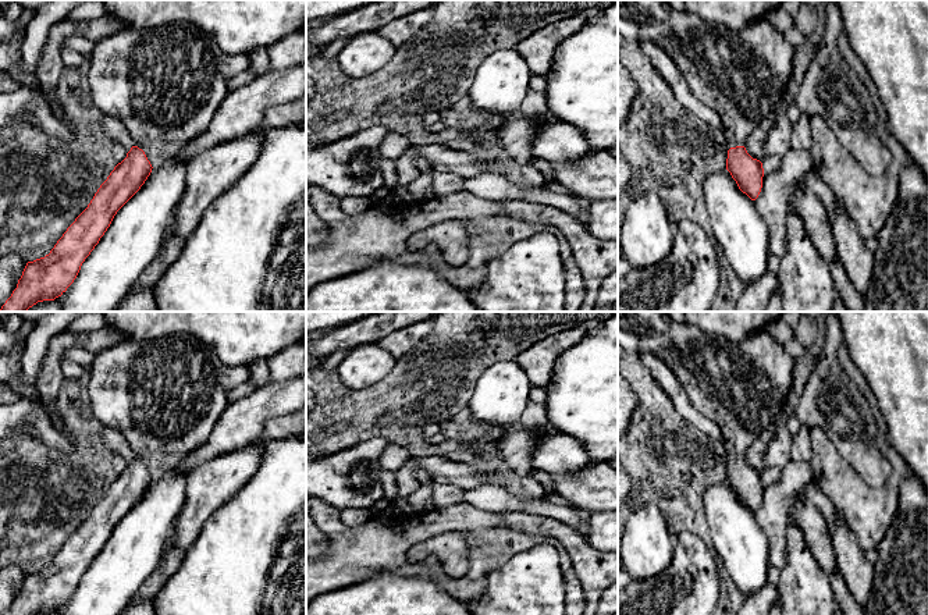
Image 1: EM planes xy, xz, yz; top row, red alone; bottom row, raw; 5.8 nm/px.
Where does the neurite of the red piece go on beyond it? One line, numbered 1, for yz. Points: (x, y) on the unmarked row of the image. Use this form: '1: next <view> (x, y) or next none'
1: next yz (740, 386)

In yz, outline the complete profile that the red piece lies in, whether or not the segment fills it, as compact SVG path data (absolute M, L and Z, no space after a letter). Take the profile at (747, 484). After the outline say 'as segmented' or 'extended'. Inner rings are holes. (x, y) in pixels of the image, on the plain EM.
M618 312L618 346L637 355L654 353L668 365L669 370L686 388L693 406L721 429L729 461L726 481L739 501L751 512L755 512L762 500L764 480L760 472L747 465L744 455L755 437L774 423L790 392L794 359L785 351L783 345L765 330L735 342L705 334L691 323L673 321L666 312Z; extended

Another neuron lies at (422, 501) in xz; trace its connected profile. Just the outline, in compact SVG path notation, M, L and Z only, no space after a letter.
M422 484L408 497L408 501L416 513L426 513L433 511L435 508L433 500L433 486Z

